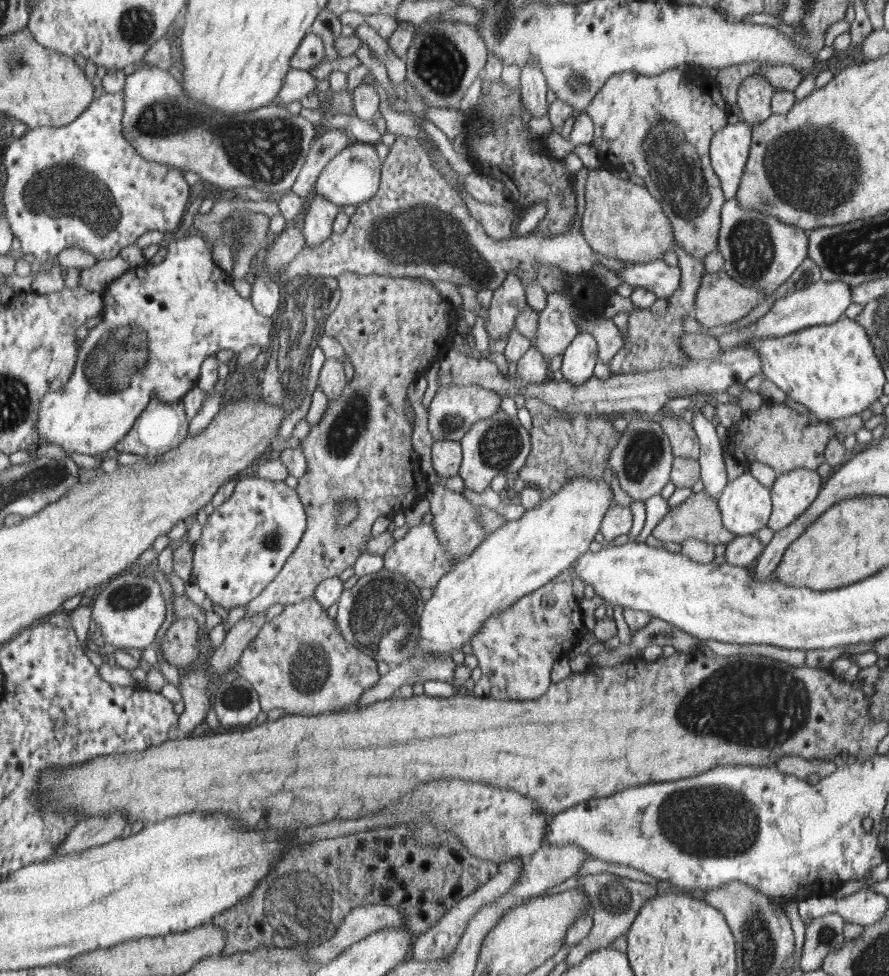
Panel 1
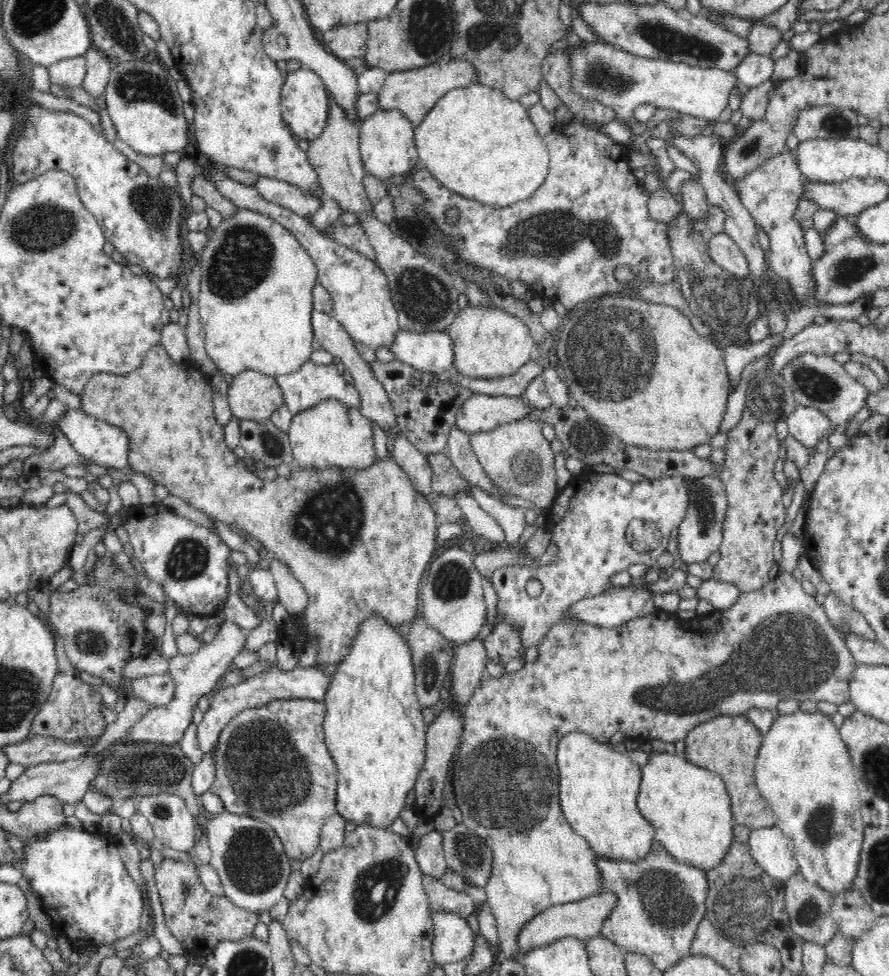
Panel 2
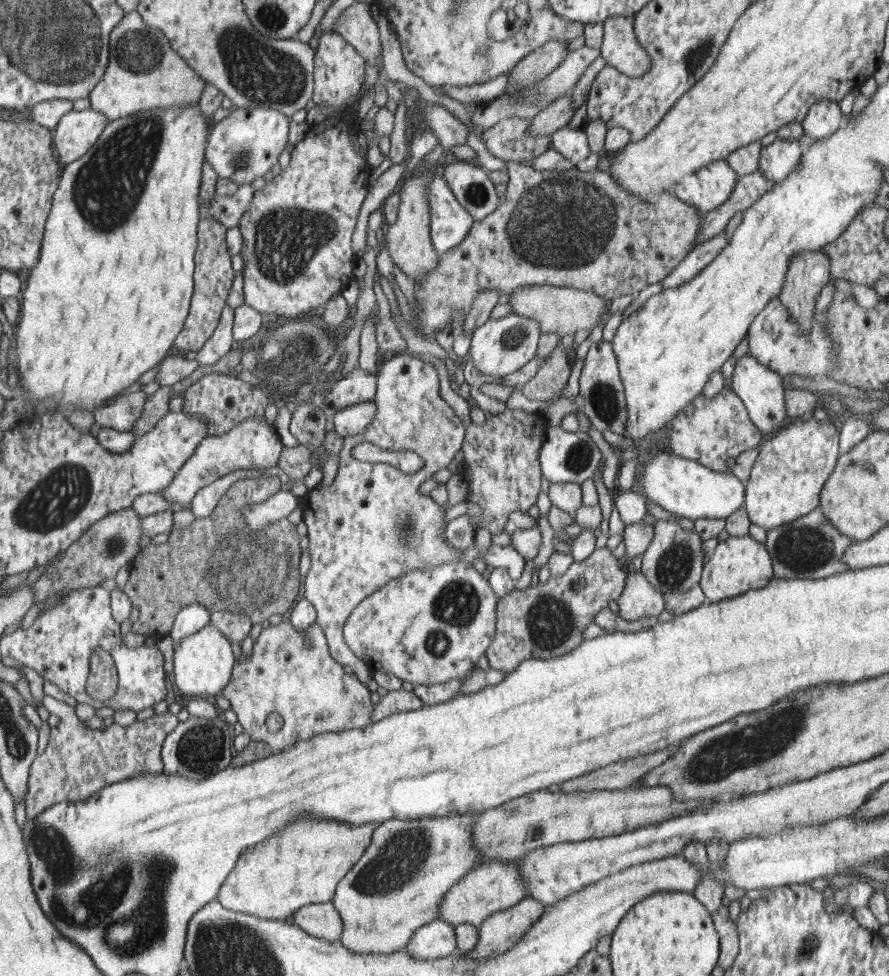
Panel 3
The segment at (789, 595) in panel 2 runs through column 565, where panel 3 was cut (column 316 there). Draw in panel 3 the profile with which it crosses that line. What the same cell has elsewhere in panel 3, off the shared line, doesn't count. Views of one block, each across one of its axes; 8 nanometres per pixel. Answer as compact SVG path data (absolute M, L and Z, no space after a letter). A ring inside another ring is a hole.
M278 619L262 629L254 640L250 657L241 657L242 662L234 666L232 682L220 694L230 701L230 709L238 716L238 723L244 727L244 733L249 734L252 741L265 743L273 755L323 733L342 733L350 728L362 729L371 724L374 704L370 702L370 692L366 686L362 686L362 682L356 680L356 676L344 674L344 668L333 658L325 631L318 623L314 622L306 630L298 631L292 622ZM270 714L278 714L282 718L282 728L278 732L268 732L266 720ZM300 817L284 825L282 831L266 838L261 845L245 850L234 866L228 880L221 886L217 899L227 909L257 915L258 918L284 921L302 906L333 902L337 886L345 874L361 861L361 857L372 844L376 823L352 825L341 820L320 820L316 817Z

